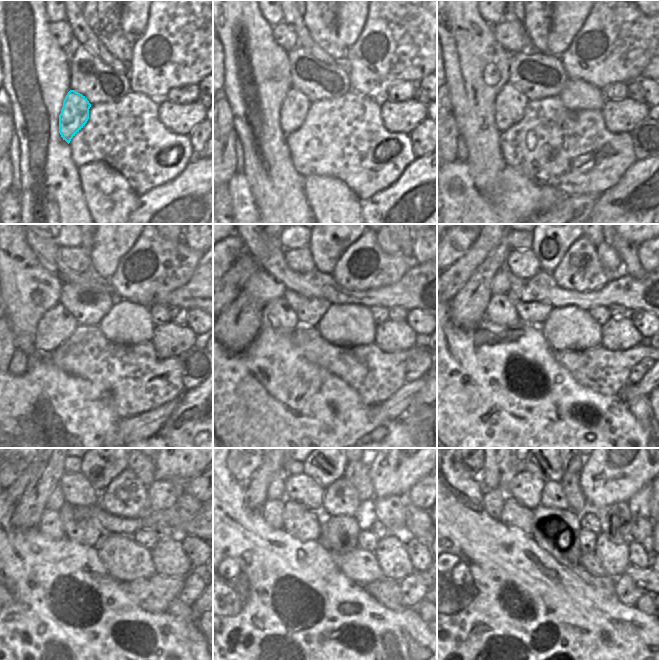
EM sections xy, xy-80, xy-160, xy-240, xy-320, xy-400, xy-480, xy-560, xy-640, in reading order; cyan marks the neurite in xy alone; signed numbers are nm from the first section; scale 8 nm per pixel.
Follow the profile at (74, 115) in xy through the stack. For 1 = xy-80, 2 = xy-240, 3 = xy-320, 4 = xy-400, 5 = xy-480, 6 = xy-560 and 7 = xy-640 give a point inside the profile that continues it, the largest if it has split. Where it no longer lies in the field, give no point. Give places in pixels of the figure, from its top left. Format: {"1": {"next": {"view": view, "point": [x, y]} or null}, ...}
{"1": {"next": {"view": "xy-80", "point": [295, 106]}}, "2": {"next": {"view": "xy-240", "point": [57, 324]}}, "3": {"next": {"view": "xy-320", "point": [278, 316]}}, "4": {"next": {"view": "xy-400", "point": [500, 310]}}, "5": {"next": {"view": "xy-480", "point": [50, 525]}}, "6": {"next": {"view": "xy-560", "point": [272, 510]}}, "7": {"next": {"view": "xy-640", "point": [494, 499]}}}

